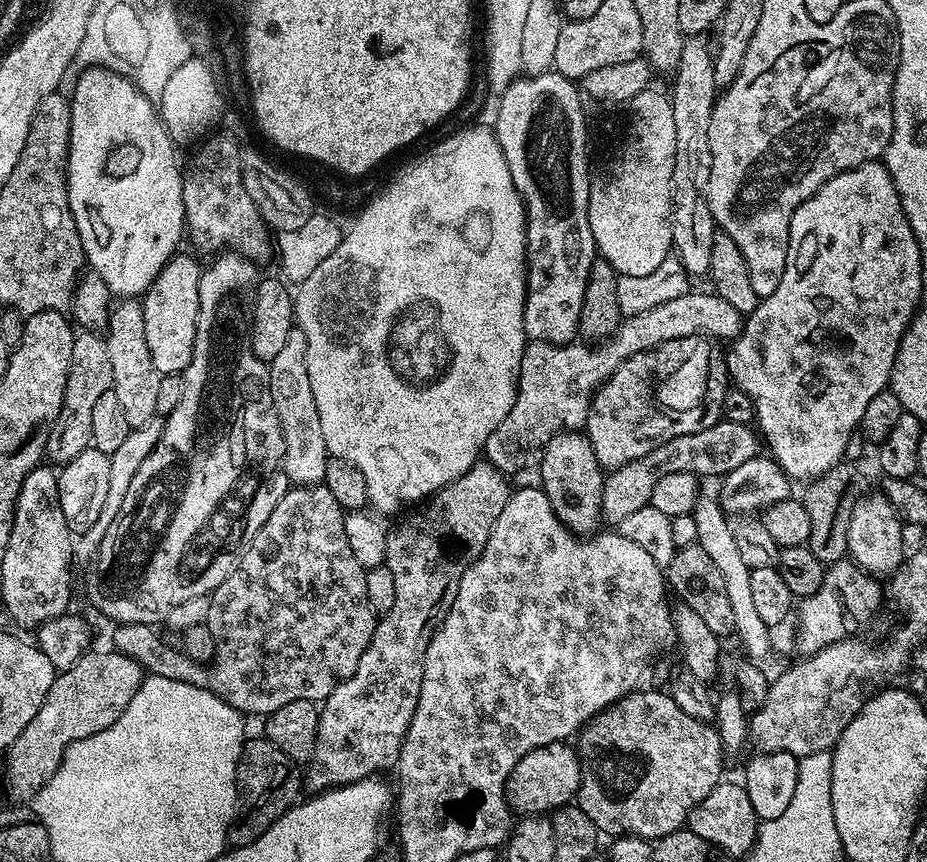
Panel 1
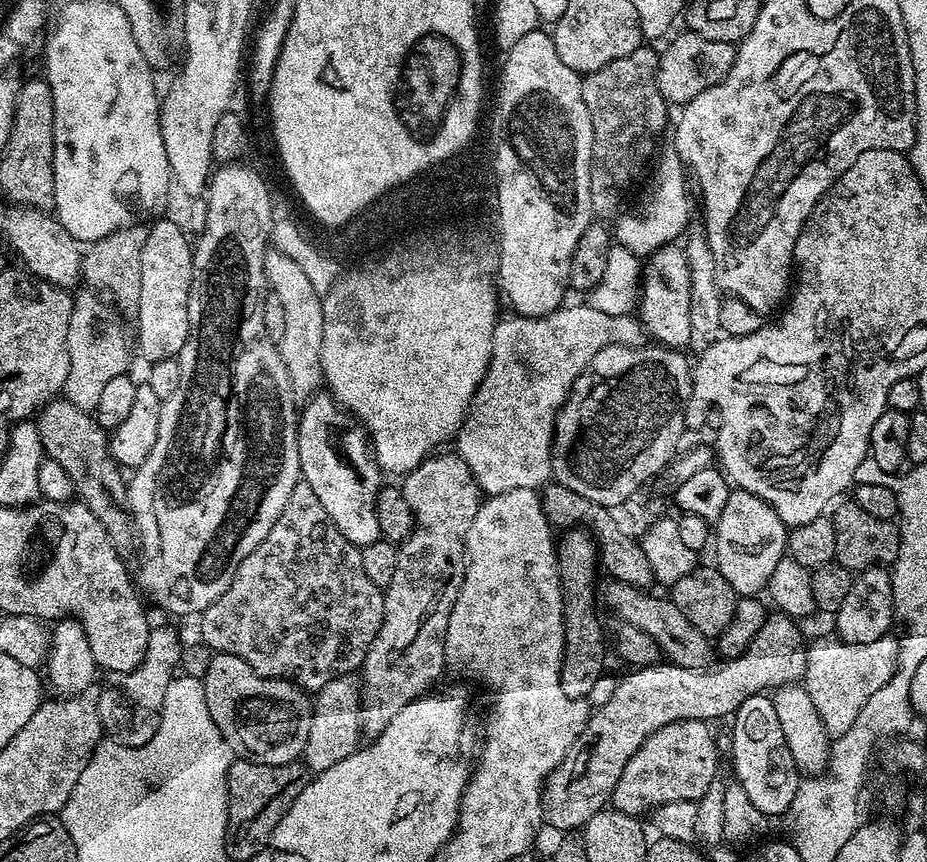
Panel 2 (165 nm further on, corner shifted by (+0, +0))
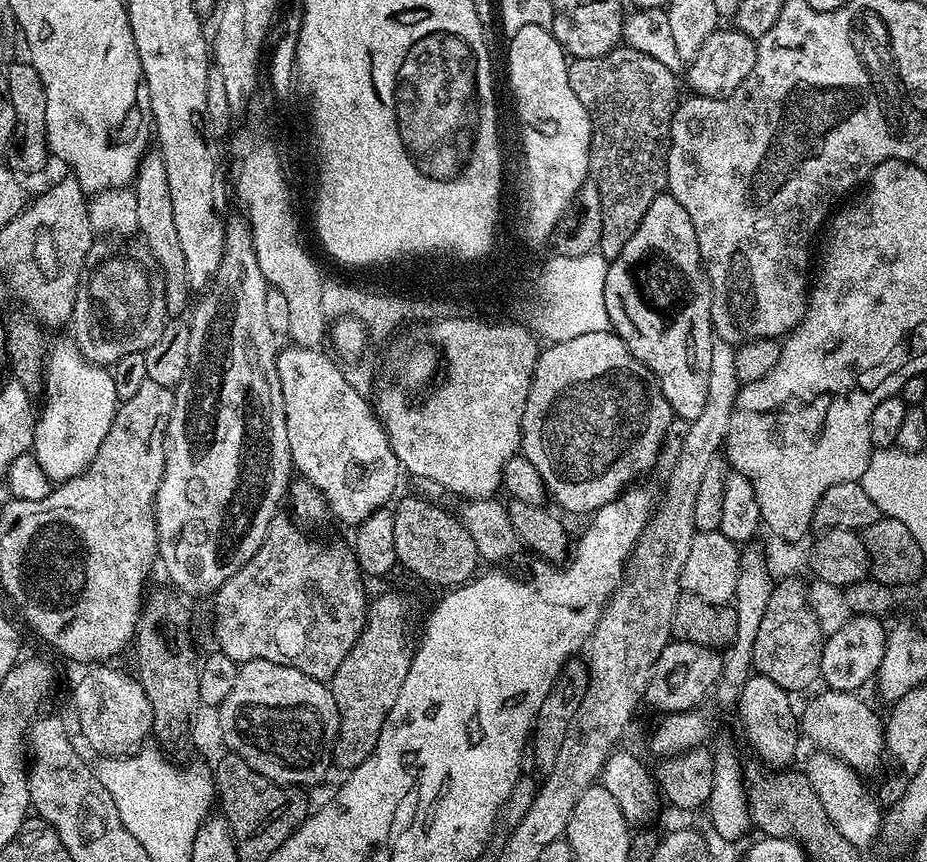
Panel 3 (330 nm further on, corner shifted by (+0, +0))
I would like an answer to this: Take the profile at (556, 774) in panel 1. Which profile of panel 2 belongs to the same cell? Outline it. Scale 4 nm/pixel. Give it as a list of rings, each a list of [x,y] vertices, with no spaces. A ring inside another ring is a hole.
[[[776,610],[764,621],[762,630],[754,636],[754,642],[750,642],[750,646],[741,656],[725,659],[724,665],[714,669],[713,672],[701,668],[684,669],[669,662],[648,664],[645,668],[633,667],[629,671],[632,672],[629,676],[619,677],[616,680],[616,689],[612,691],[606,703],[599,705],[589,715],[579,747],[568,755],[544,781],[544,795],[540,798],[544,811],[543,823],[564,832],[560,834],[575,833],[572,832],[575,828],[576,831],[583,829],[584,824],[590,822],[590,818],[594,818],[594,814],[609,807],[614,786],[618,786],[618,778],[622,778],[622,770],[626,770],[626,762],[634,758],[638,746],[642,746],[642,742],[646,742],[650,734],[662,730],[662,726],[670,726],[670,722],[679,720],[713,722],[712,720],[720,720],[723,716],[731,717],[738,710],[738,706],[746,702],[746,698],[803,681],[804,672],[807,670],[808,647],[805,636],[801,632],[801,625],[793,617]]]

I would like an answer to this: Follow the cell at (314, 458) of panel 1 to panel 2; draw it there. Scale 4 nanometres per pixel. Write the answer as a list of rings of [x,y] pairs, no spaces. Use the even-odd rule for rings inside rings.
[[[269,250],[264,254],[264,272],[268,276],[269,289],[282,302],[286,317],[286,330],[278,341],[280,357],[290,378],[292,395],[311,398],[321,391],[324,384],[322,370],[322,298],[306,278],[305,271],[286,254]]]

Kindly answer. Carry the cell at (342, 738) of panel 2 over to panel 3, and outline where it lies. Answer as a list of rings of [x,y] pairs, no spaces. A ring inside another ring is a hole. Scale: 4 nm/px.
[[[384,592],[368,605],[368,617],[358,642],[342,658],[342,666],[333,674],[330,687],[338,706],[338,734],[332,747],[332,762],[338,769],[362,766],[382,734],[382,726],[390,714],[390,706],[406,682],[410,670],[410,644],[404,631],[408,628],[408,604],[396,592]]]

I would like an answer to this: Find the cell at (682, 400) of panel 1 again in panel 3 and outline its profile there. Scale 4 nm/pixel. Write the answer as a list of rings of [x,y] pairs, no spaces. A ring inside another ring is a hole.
[[[599,332],[598,334],[582,334],[579,338],[570,338],[552,342],[547,345],[548,348],[539,353],[536,358],[536,368],[532,372],[531,384],[528,387],[528,397],[522,414],[520,423],[520,452],[525,460],[538,470],[538,474],[544,483],[545,493],[560,508],[565,508],[568,512],[585,512],[591,514],[597,508],[606,506],[614,497],[620,495],[625,488],[629,487],[639,478],[643,472],[648,472],[656,464],[656,455],[660,452],[660,447],[664,444],[664,435],[668,432],[668,427],[674,423],[672,408],[666,402],[666,398],[651,383],[644,381],[645,373],[642,371],[642,365],[639,360],[632,356],[629,350],[622,342],[622,338],[615,332]]]

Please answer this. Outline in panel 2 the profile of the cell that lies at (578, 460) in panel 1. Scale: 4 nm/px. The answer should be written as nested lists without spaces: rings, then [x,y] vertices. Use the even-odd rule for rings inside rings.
[[[573,526],[559,537],[556,546],[556,564],[560,568],[560,589],[564,592],[564,657],[560,682],[562,694],[572,700],[589,697],[594,682],[604,675],[604,632],[600,629],[598,607],[598,557],[596,541],[583,527]]]

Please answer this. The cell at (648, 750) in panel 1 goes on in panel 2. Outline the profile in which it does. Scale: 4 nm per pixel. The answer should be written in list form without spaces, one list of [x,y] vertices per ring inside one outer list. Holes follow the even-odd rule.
[[[679,720],[662,726],[626,762],[618,786],[614,786],[610,804],[617,812],[625,812],[637,818],[661,808],[666,802],[683,800],[700,801],[710,790],[710,782],[717,779],[716,740],[707,723],[702,720]]]

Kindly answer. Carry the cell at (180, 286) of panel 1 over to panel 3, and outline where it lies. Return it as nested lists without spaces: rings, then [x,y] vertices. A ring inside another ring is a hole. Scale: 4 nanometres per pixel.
[[[159,150],[144,153],[137,166],[134,179],[134,191],[138,198],[138,232],[144,235],[144,244],[148,252],[157,260],[164,282],[164,307],[169,313],[180,314],[190,304],[188,295],[188,275],[184,269],[182,245],[178,243],[178,229],[174,226],[174,206],[170,202],[170,182],[166,182],[166,162],[162,162]]]

